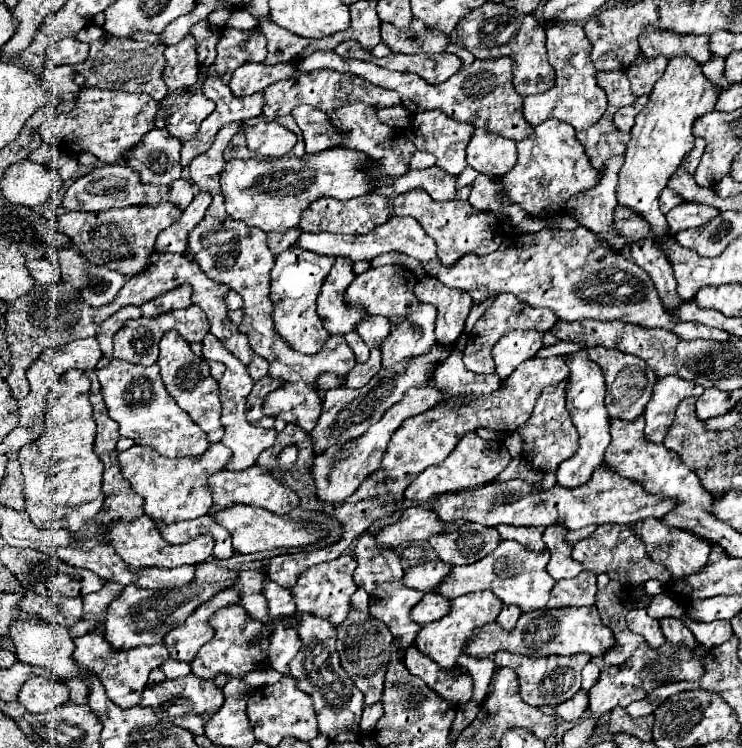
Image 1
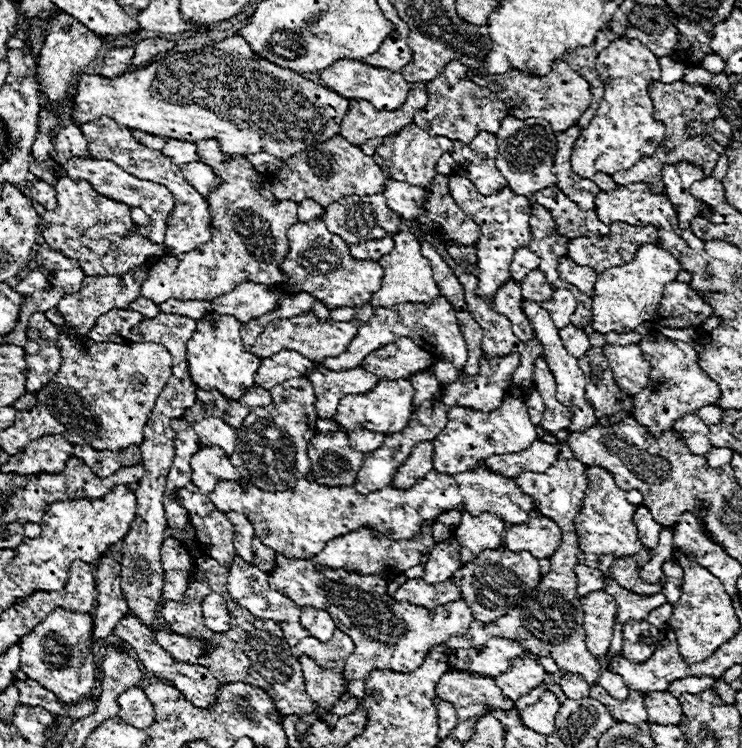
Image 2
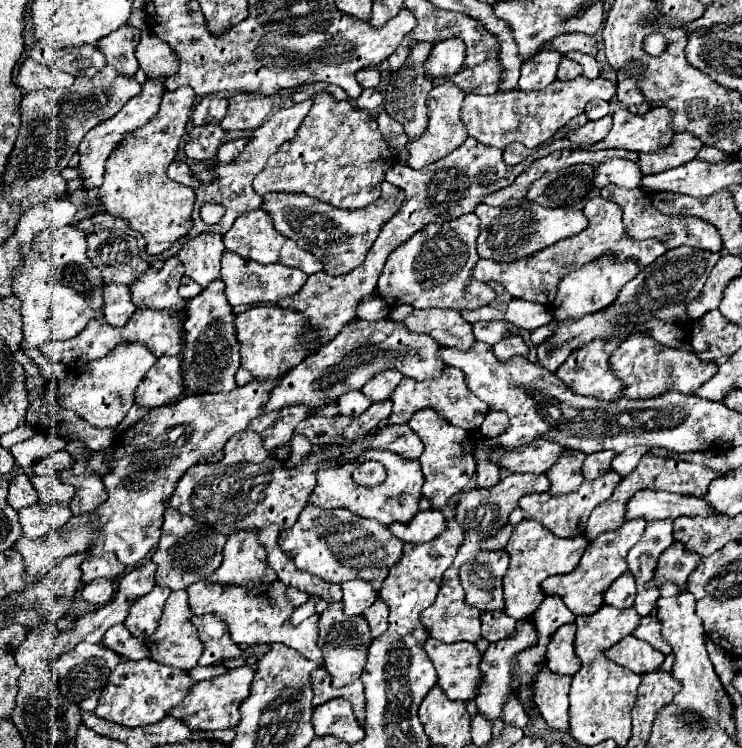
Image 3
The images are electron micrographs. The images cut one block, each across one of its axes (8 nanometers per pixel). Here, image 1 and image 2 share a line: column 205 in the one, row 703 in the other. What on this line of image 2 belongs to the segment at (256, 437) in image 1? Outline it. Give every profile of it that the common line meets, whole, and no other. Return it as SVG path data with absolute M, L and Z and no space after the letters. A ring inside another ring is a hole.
M344 692L342 698L340 698L340 704L336 704L336 708L334 708L334 710L328 714L328 718L324 718L324 720L330 722L330 726L334 726L336 718L340 718L340 716L344 716L344 714L350 714L352 710L356 710L356 706L358 706L358 702L356 702L354 698L348 698L348 692Z

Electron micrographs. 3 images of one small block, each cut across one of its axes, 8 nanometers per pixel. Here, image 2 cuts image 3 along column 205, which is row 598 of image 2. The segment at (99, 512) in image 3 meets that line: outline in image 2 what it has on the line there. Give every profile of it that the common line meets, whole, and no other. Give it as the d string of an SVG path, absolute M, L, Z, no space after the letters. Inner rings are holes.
M406 580L394 594L398 602L410 602L422 608L438 608L462 598L460 588L452 580L444 580L442 584L428 584L424 580Z

